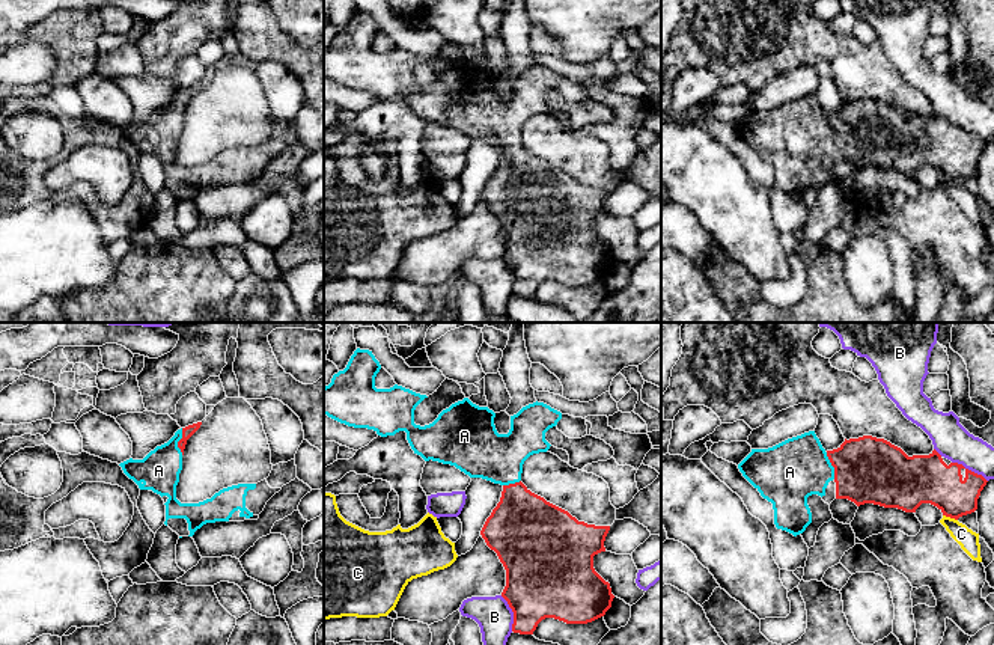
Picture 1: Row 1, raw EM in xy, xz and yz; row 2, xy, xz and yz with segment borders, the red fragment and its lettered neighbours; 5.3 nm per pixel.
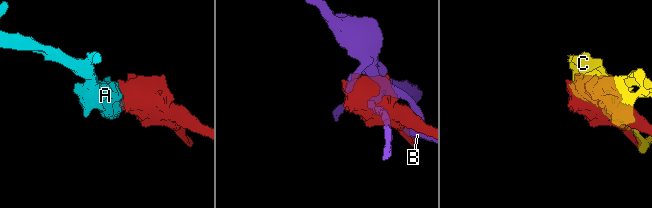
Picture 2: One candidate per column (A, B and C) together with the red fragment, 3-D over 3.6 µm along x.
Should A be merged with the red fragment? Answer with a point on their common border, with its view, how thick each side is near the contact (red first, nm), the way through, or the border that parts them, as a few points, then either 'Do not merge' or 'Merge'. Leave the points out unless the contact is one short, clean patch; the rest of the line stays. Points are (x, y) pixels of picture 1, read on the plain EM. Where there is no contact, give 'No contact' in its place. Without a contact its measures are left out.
Touches red at xy (178, 104). Thickness 60 nm (red) against 220 nm. Merge

